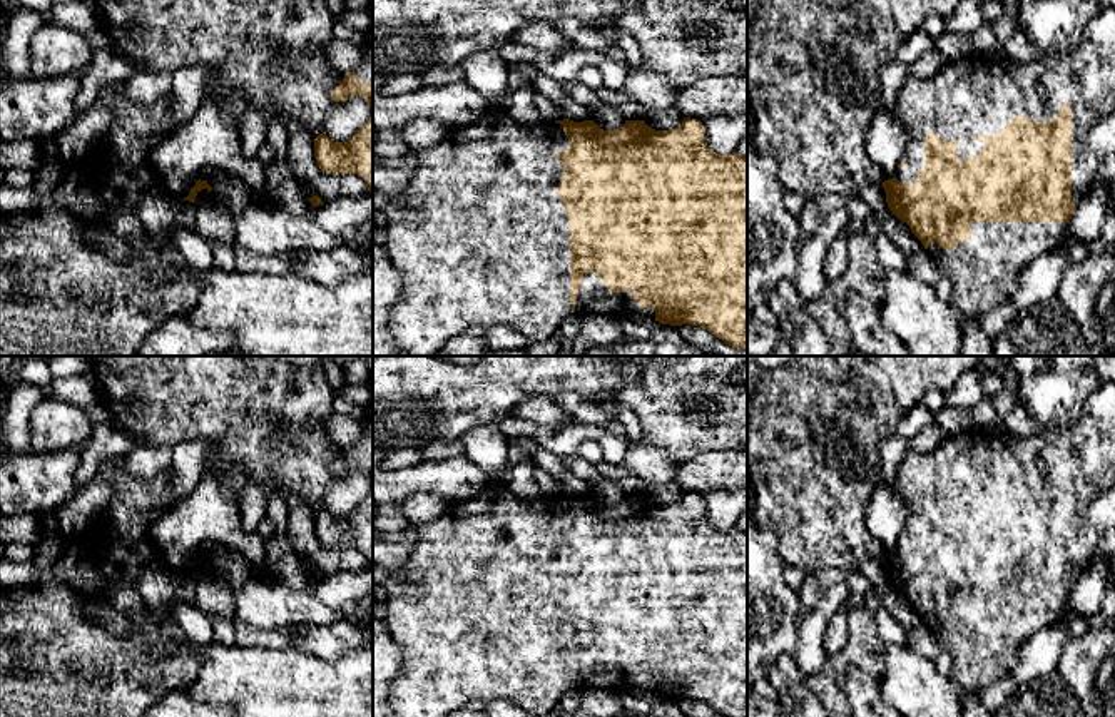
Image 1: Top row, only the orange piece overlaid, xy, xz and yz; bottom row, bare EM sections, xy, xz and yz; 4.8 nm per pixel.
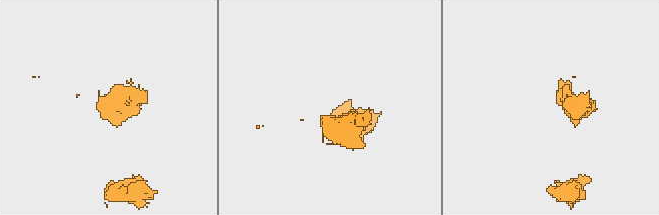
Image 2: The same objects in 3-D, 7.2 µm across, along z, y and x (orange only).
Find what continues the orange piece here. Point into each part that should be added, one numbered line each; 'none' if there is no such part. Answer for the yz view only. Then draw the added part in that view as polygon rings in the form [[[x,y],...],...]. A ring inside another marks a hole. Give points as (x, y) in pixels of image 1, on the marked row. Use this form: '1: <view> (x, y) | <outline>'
1: yz (977, 96) | [[[1115,8],[1095,15],[1083,42],[1070,53],[1045,53],[1018,64],[1008,55],[973,52],[946,60],[933,75],[908,75],[893,110],[909,132],[899,182],[916,182],[924,167],[924,137],[958,140],[958,160],[985,149],[980,137],[998,135],[1013,117],[1051,122],[1062,104],[1072,109],[1072,202],[1093,189],[1098,157],[1088,145],[1088,132],[1115,109]]]

